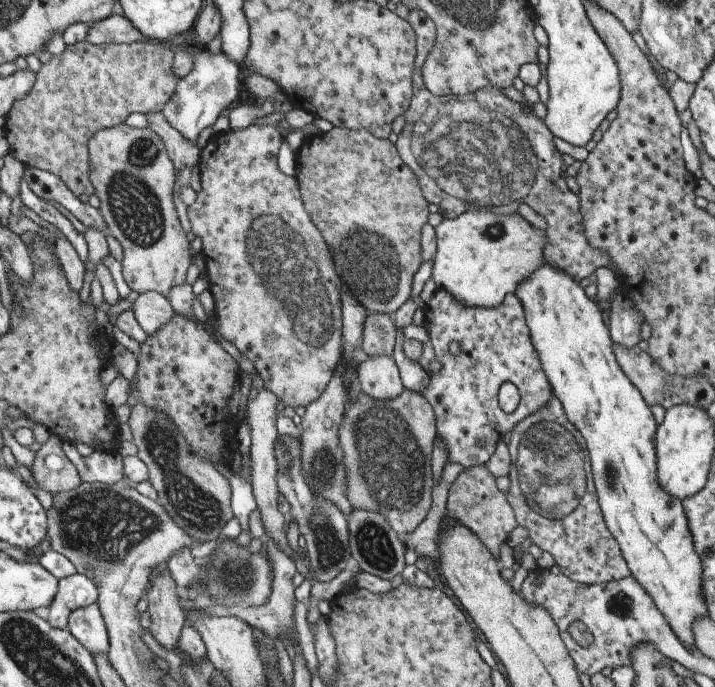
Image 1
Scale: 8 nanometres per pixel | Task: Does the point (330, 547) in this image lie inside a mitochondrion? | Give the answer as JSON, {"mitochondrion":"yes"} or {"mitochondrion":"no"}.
{"mitochondrion":"yes"}

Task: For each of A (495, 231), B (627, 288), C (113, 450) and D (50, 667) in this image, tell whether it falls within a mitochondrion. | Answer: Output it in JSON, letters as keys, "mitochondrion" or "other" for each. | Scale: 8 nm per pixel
{"A":"mitochondrion","B":"other","C":"other","D":"mitochondrion"}

